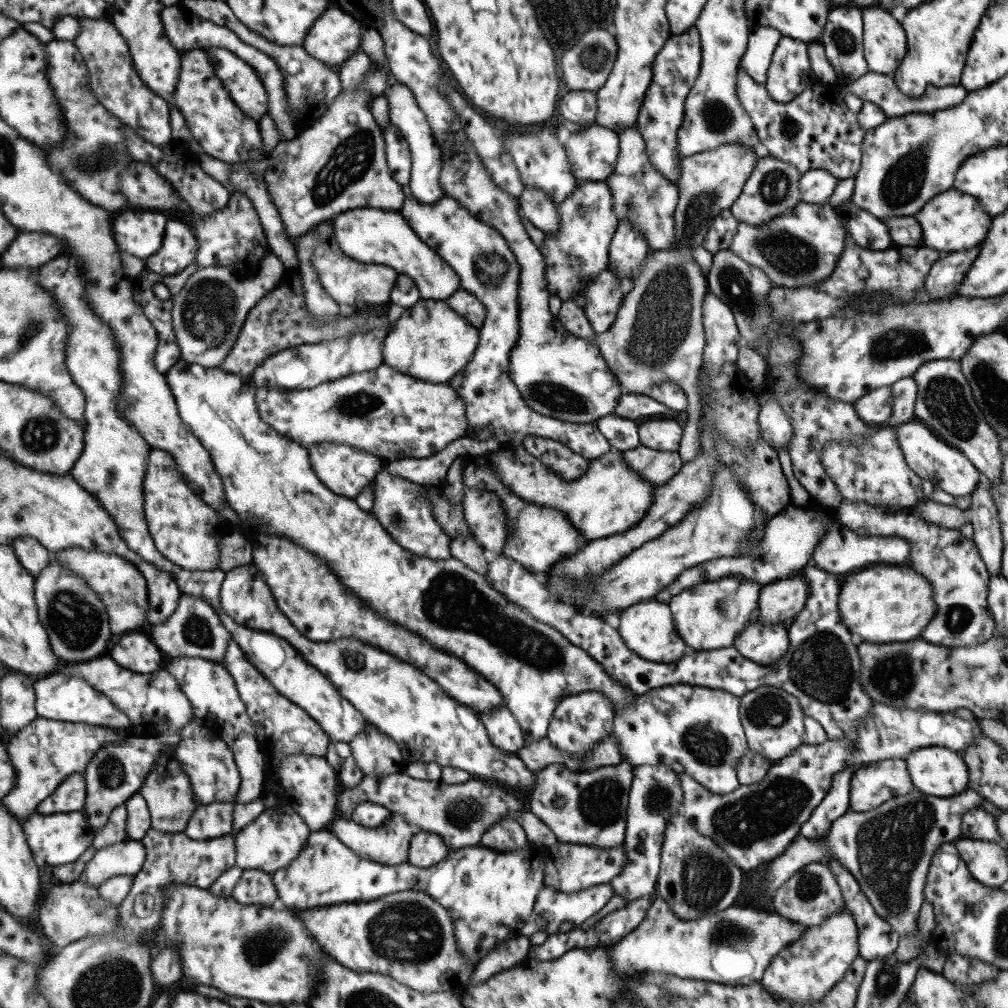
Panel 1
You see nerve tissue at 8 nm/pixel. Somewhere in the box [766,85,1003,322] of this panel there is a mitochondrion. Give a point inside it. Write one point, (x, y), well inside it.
(898, 190)

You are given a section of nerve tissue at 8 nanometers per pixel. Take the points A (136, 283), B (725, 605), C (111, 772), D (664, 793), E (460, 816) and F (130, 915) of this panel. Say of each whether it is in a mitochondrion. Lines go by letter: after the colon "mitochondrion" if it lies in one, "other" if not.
A: other
B: mitochondrion
C: mitochondrion
D: mitochondrion
E: mitochondrion
F: other

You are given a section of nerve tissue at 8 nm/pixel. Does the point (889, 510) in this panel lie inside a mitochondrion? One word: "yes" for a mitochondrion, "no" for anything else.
no

